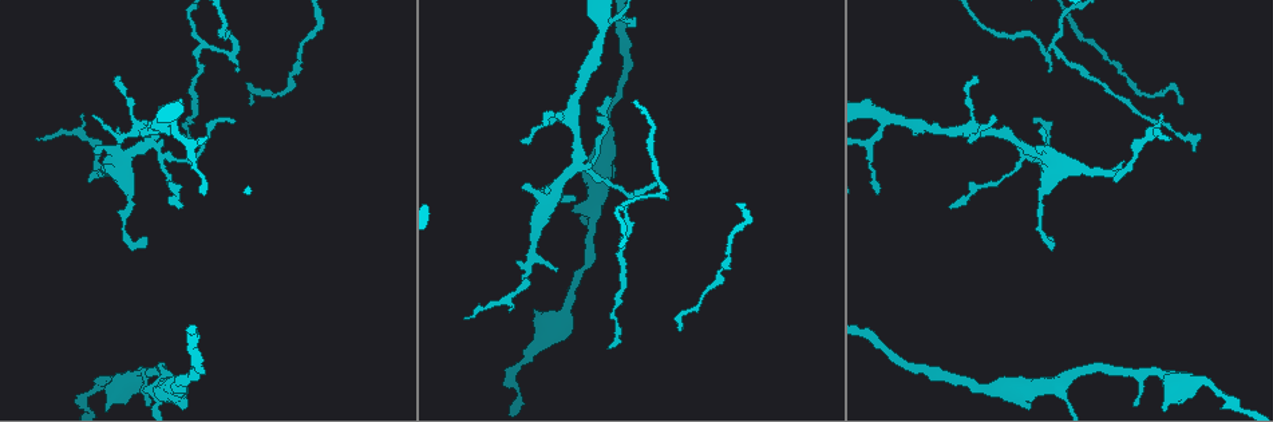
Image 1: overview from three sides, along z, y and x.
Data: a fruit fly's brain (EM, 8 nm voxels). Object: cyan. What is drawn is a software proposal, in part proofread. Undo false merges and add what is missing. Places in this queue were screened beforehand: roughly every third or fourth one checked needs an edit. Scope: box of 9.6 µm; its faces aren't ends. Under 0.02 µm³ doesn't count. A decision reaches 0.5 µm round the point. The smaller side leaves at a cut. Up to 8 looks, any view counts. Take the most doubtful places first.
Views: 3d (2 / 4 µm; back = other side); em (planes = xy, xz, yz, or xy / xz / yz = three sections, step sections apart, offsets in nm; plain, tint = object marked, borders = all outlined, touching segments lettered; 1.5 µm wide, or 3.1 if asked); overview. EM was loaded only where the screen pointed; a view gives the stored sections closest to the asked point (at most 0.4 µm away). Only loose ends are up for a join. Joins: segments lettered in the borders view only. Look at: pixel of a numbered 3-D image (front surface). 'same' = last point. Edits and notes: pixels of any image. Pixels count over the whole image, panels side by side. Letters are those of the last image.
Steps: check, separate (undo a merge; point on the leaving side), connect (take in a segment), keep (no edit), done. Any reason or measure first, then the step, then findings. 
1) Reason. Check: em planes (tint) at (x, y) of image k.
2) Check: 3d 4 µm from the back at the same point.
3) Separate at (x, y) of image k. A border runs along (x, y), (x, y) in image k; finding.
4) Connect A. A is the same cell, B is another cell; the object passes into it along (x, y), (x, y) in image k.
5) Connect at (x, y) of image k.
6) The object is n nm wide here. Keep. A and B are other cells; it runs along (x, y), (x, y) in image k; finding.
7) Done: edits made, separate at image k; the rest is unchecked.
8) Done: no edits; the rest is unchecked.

Tapers out. Check: em planes (borders) at (239, 71) of image 1.

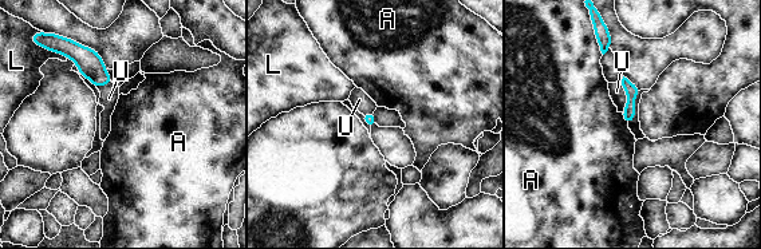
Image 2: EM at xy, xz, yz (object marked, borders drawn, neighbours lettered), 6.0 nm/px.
The object is 80 nm wide here. Keep. A, L and U are other cells; a border runs along (595, 35), (599, 50), (603, 54) in image 2; none of them fits.

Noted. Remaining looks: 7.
Tapers out. Check: em planes (borders) at (120, 77) of image 1.

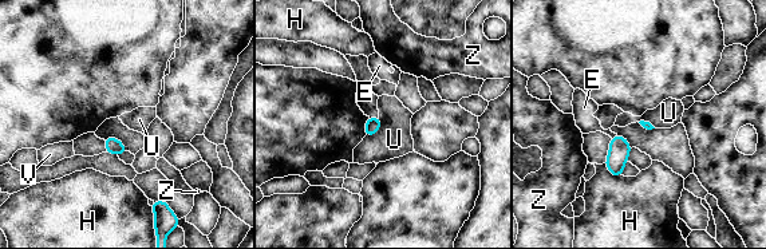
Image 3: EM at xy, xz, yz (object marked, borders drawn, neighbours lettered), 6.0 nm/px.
The longest contact is with U, 150 nm. Keep. E, H, U, V and Z are other cells; no lettered segment goes on from it.

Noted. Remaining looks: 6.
Thin end. Check: em xz step 4 (tint) at (181, 204) of image 1.

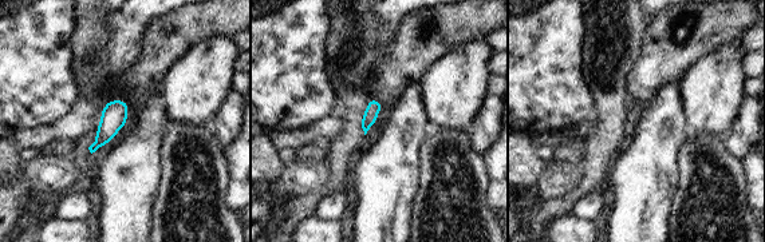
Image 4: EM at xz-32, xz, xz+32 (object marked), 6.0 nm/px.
Check: em planes (borders) at the same point.

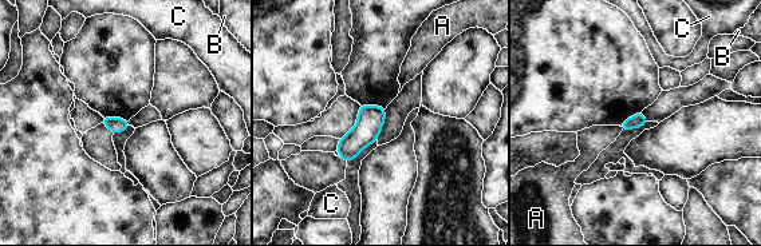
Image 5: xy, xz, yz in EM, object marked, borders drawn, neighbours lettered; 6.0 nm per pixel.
The object is 90 nm wide here. Keep. A, B and C are other cells; no lettered segment goes on from it.

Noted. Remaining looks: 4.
Done: no edits; the rest is unchecked.

